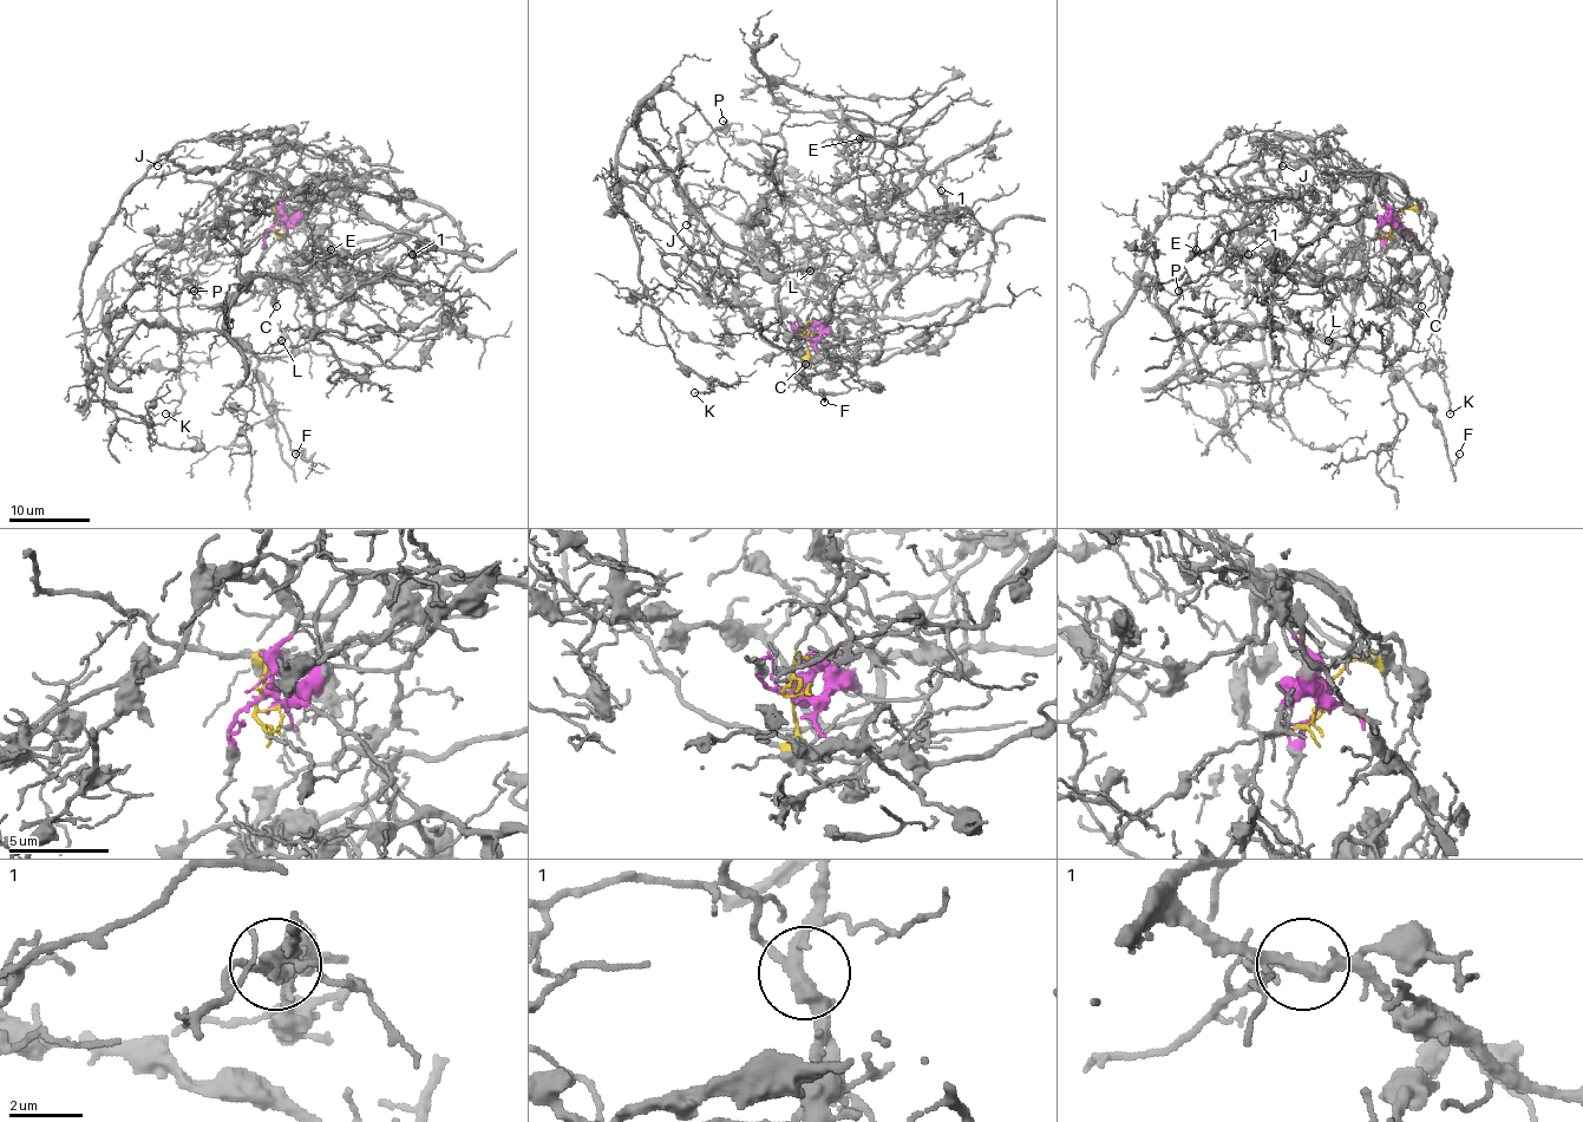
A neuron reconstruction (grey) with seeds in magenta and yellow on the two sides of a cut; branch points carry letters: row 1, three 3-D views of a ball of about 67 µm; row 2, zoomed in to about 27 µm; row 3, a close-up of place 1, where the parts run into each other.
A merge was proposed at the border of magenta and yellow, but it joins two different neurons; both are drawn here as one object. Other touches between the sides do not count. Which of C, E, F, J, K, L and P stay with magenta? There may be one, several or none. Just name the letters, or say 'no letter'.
C, E

